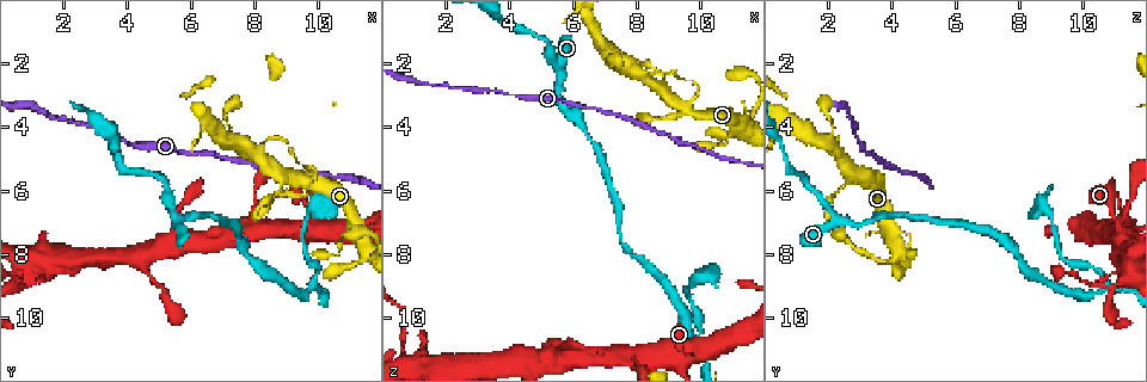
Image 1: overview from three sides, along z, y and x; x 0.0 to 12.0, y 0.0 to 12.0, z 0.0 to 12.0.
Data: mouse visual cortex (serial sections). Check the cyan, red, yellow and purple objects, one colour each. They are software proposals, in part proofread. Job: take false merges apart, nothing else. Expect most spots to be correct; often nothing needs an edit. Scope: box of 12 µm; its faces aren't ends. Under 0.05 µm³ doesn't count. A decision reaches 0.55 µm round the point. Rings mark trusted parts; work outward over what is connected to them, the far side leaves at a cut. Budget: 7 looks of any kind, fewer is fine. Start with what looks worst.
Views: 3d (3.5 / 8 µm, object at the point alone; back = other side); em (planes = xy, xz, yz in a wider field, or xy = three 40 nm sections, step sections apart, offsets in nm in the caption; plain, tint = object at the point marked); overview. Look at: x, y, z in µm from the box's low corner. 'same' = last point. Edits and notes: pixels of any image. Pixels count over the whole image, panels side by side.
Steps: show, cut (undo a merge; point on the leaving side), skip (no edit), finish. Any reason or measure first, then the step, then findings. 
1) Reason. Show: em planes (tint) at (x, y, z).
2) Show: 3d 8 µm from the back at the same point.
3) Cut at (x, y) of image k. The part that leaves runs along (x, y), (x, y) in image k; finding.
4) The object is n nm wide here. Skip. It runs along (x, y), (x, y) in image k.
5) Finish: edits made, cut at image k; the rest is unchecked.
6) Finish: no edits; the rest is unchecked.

Three-way junction. Show: 3d 8 µm from the back at (9.8, 9.0, 10.7).

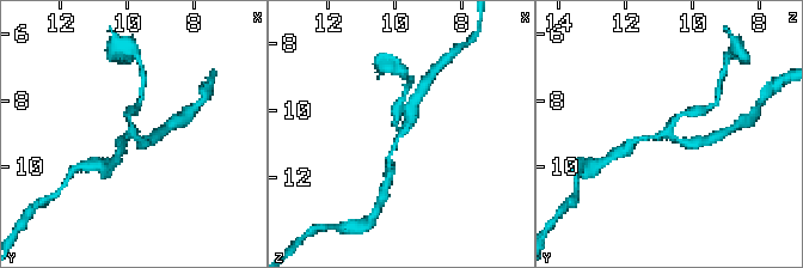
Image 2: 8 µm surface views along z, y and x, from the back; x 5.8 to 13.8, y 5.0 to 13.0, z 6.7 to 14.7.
3 arms meet here; the arms are 150, 150, 350 nm wide. Show: em xy step 1 (tint) at (9.8, 9.1, 10.7).

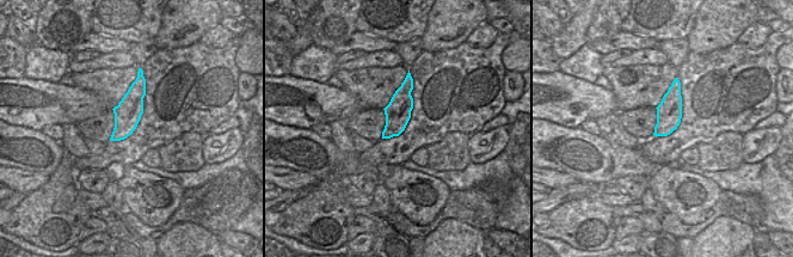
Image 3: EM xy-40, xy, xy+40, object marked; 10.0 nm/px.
The object is 260 nm wide here. Skip. It runs along (143, 141), (134, 135), (128, 113) in image 2; one cell here.

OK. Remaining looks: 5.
Sharp bend. Show: 3d 3.5 µm at (10.7, 7.6, 4.6).

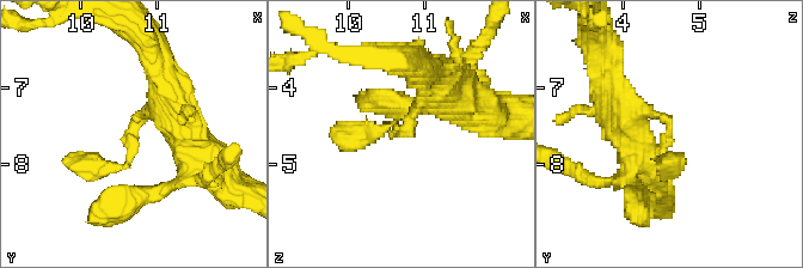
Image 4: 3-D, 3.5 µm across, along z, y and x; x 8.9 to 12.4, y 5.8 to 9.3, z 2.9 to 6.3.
Show: em planes (plain) at (10.65, 7.65, 4.55).

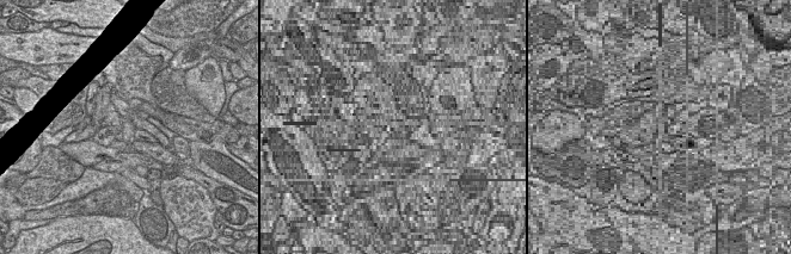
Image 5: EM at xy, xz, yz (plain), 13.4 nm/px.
With the object marked. Show: em planes (tint) at the same point.

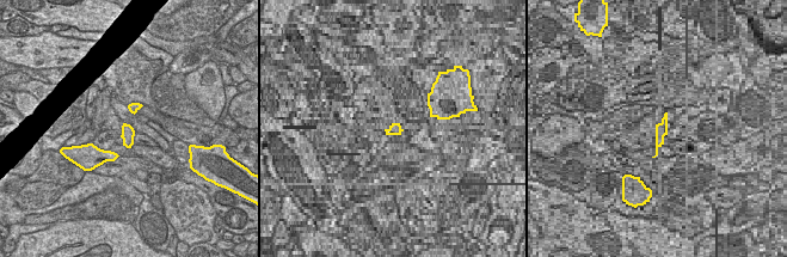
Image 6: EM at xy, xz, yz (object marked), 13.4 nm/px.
Skip. It runs along (443, 86), (403, 132), (344, 135) in image 4; continuous, no second cell.

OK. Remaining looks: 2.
Thin neck. Show: 3d 3.5 µm at (9.5, 6.2, 3.6).

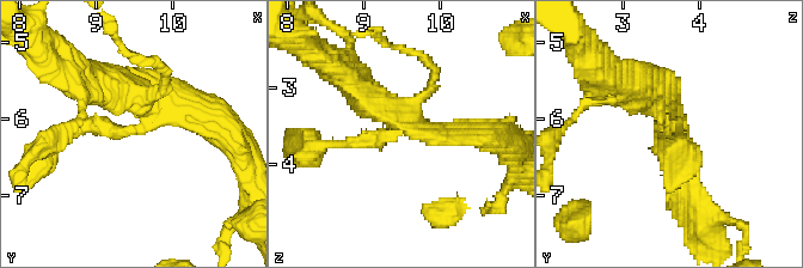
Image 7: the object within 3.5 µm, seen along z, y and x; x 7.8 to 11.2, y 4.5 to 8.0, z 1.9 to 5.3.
The arms are 150, 300 nm wide; need the tissue. Show: em xy step 1 (tint) at (9.55, 6.15, 3.55).

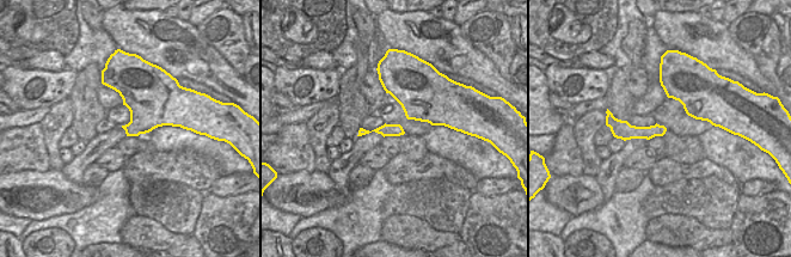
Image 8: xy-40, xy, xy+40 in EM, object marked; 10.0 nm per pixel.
The object is 140 nm wide here. Skip. It runs along (611, 123), (625, 132), (662, 130) in image 8; continuous, no second cell.

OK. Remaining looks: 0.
Finish: no edits; the rest is unchecked.

